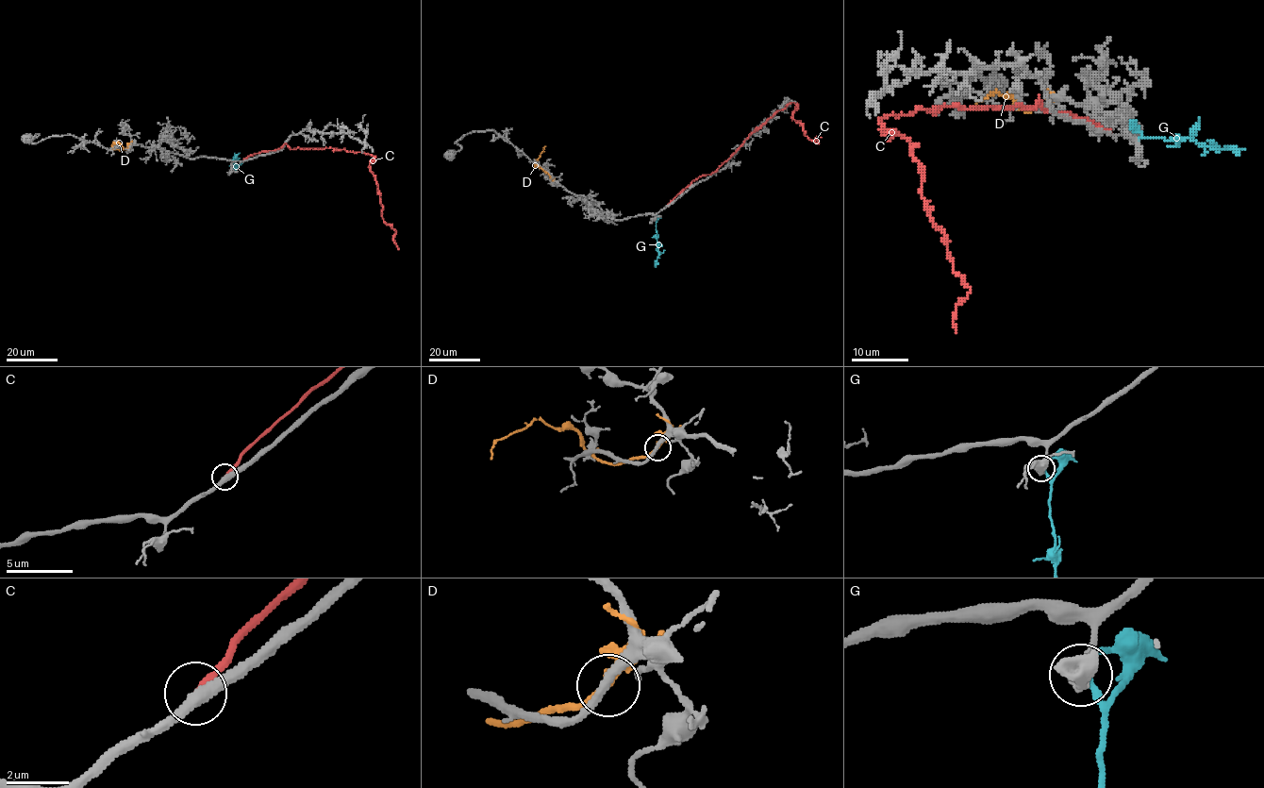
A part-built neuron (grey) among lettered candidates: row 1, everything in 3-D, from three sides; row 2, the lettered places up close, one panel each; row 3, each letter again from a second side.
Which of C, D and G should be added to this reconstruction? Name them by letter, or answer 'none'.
G

